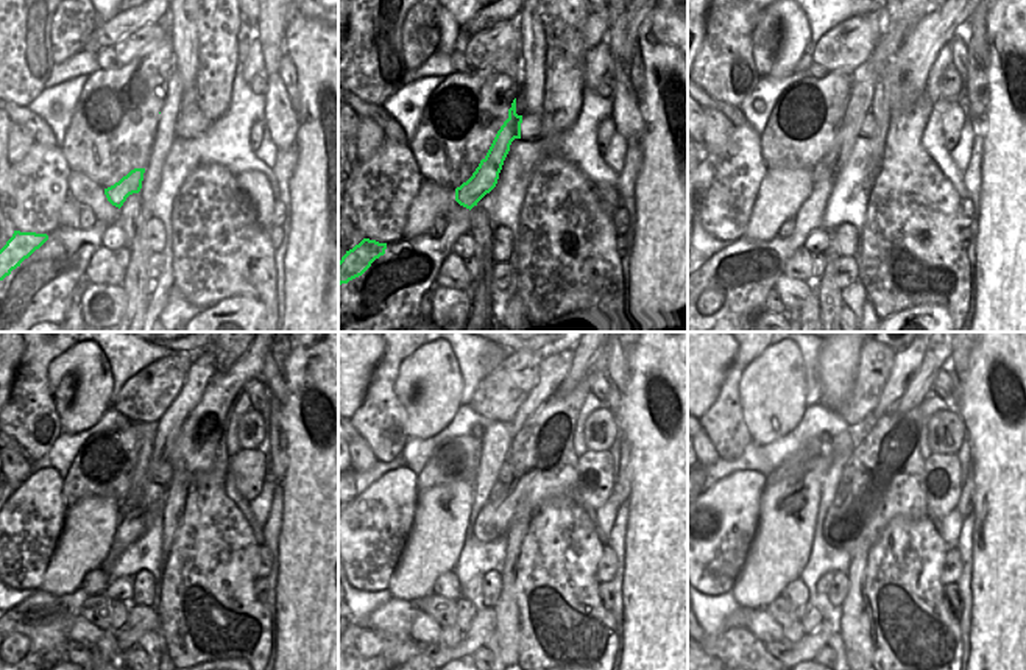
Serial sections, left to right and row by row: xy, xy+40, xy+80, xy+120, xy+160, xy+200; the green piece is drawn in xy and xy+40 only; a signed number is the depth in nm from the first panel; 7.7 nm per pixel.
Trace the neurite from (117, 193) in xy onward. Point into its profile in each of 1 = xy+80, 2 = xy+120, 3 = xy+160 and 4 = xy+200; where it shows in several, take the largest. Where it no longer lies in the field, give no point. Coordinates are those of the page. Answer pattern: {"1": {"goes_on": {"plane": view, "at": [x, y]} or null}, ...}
{"1": {"goes_on": {"plane": "xy+80", "at": [858, 117]}}, "2": {"goes_on": {"plane": "xy+120", "at": [203, 368]}}, "3": {"goes_on": {"plane": "xy+160", "at": [554, 368]}}, "4": {"goes_on": {"plane": "xy+200", "at": [906, 363]}}}

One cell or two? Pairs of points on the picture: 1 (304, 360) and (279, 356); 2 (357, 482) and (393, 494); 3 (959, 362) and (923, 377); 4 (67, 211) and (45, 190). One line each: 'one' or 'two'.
1: two
2: two
3: two
4: two

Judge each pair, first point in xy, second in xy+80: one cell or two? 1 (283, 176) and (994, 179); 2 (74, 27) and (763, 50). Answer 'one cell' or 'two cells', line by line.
1: two cells
2: one cell

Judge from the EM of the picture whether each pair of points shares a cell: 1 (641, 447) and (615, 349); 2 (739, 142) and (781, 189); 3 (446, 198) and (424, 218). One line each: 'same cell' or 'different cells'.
1: different cells
2: different cells
3: same cell

